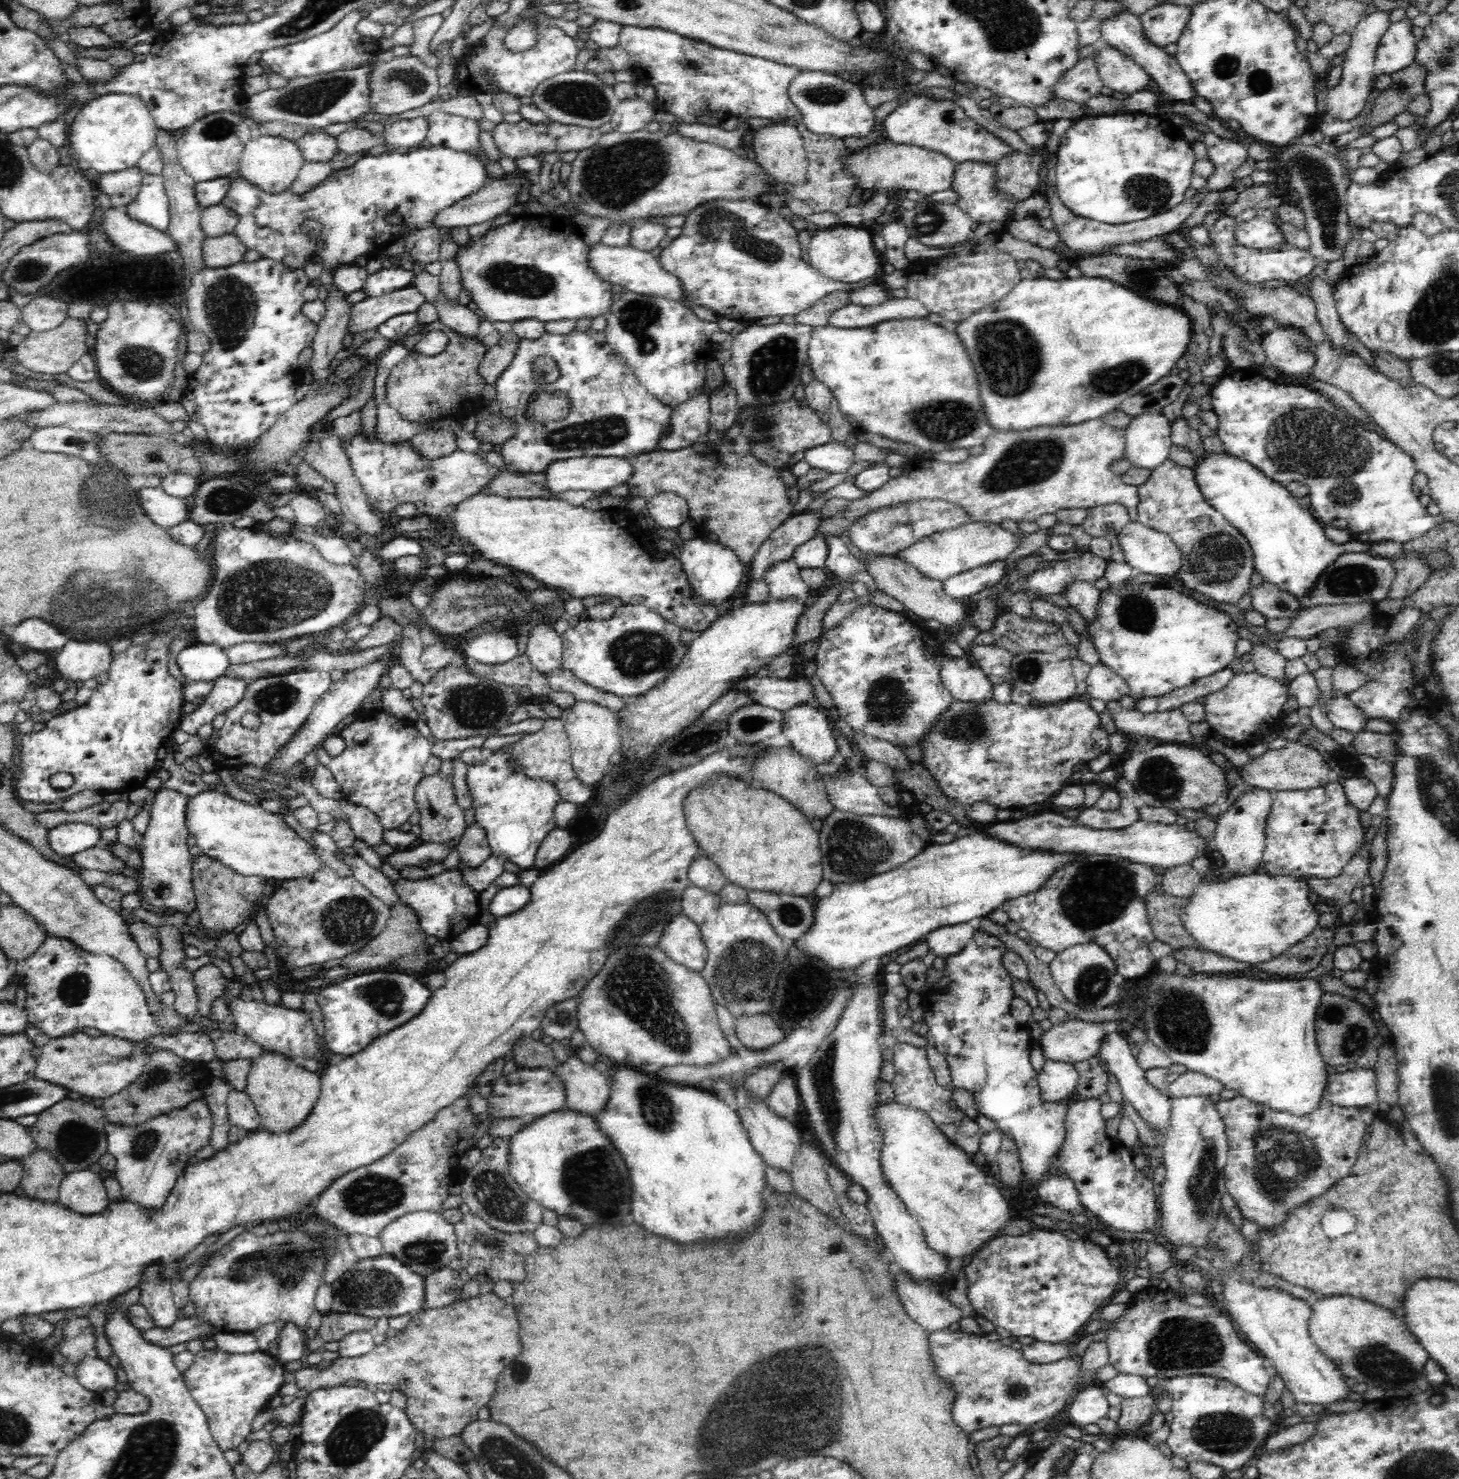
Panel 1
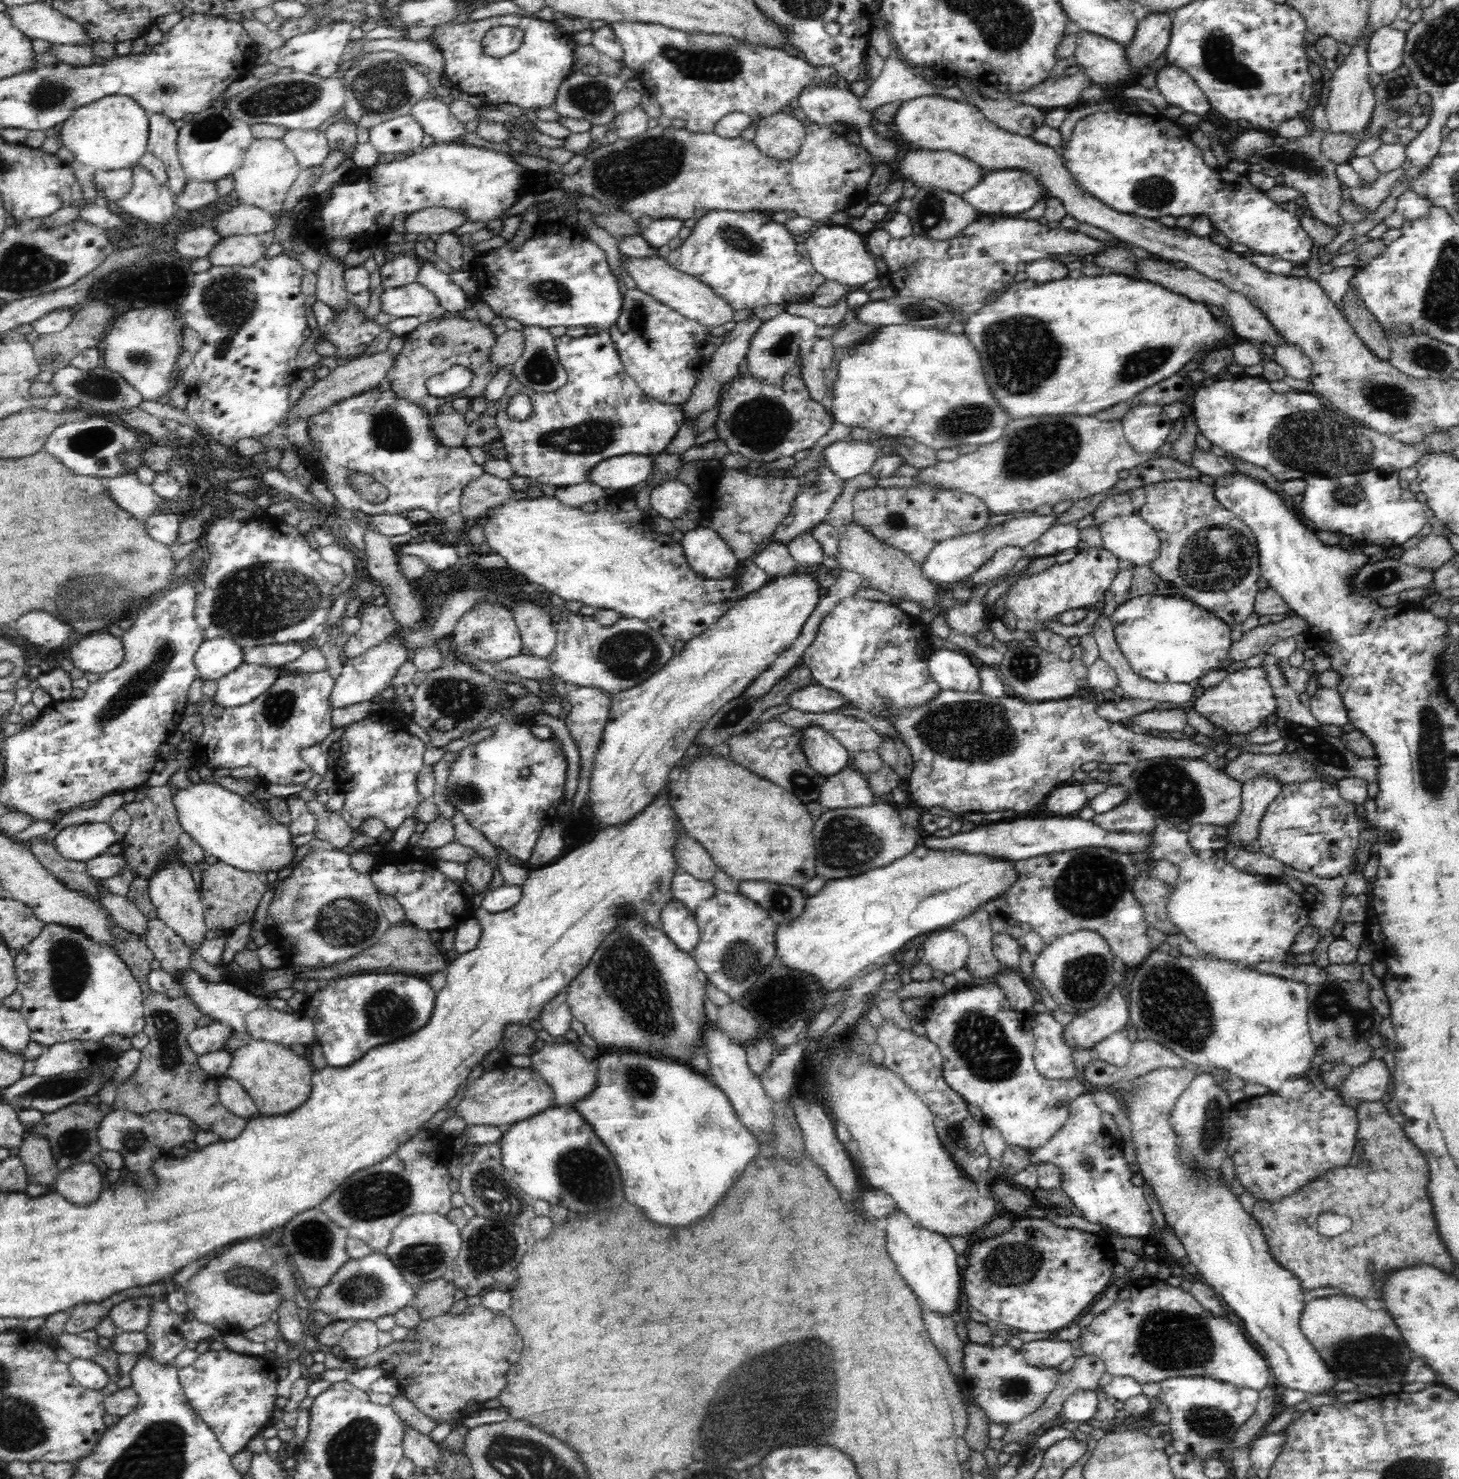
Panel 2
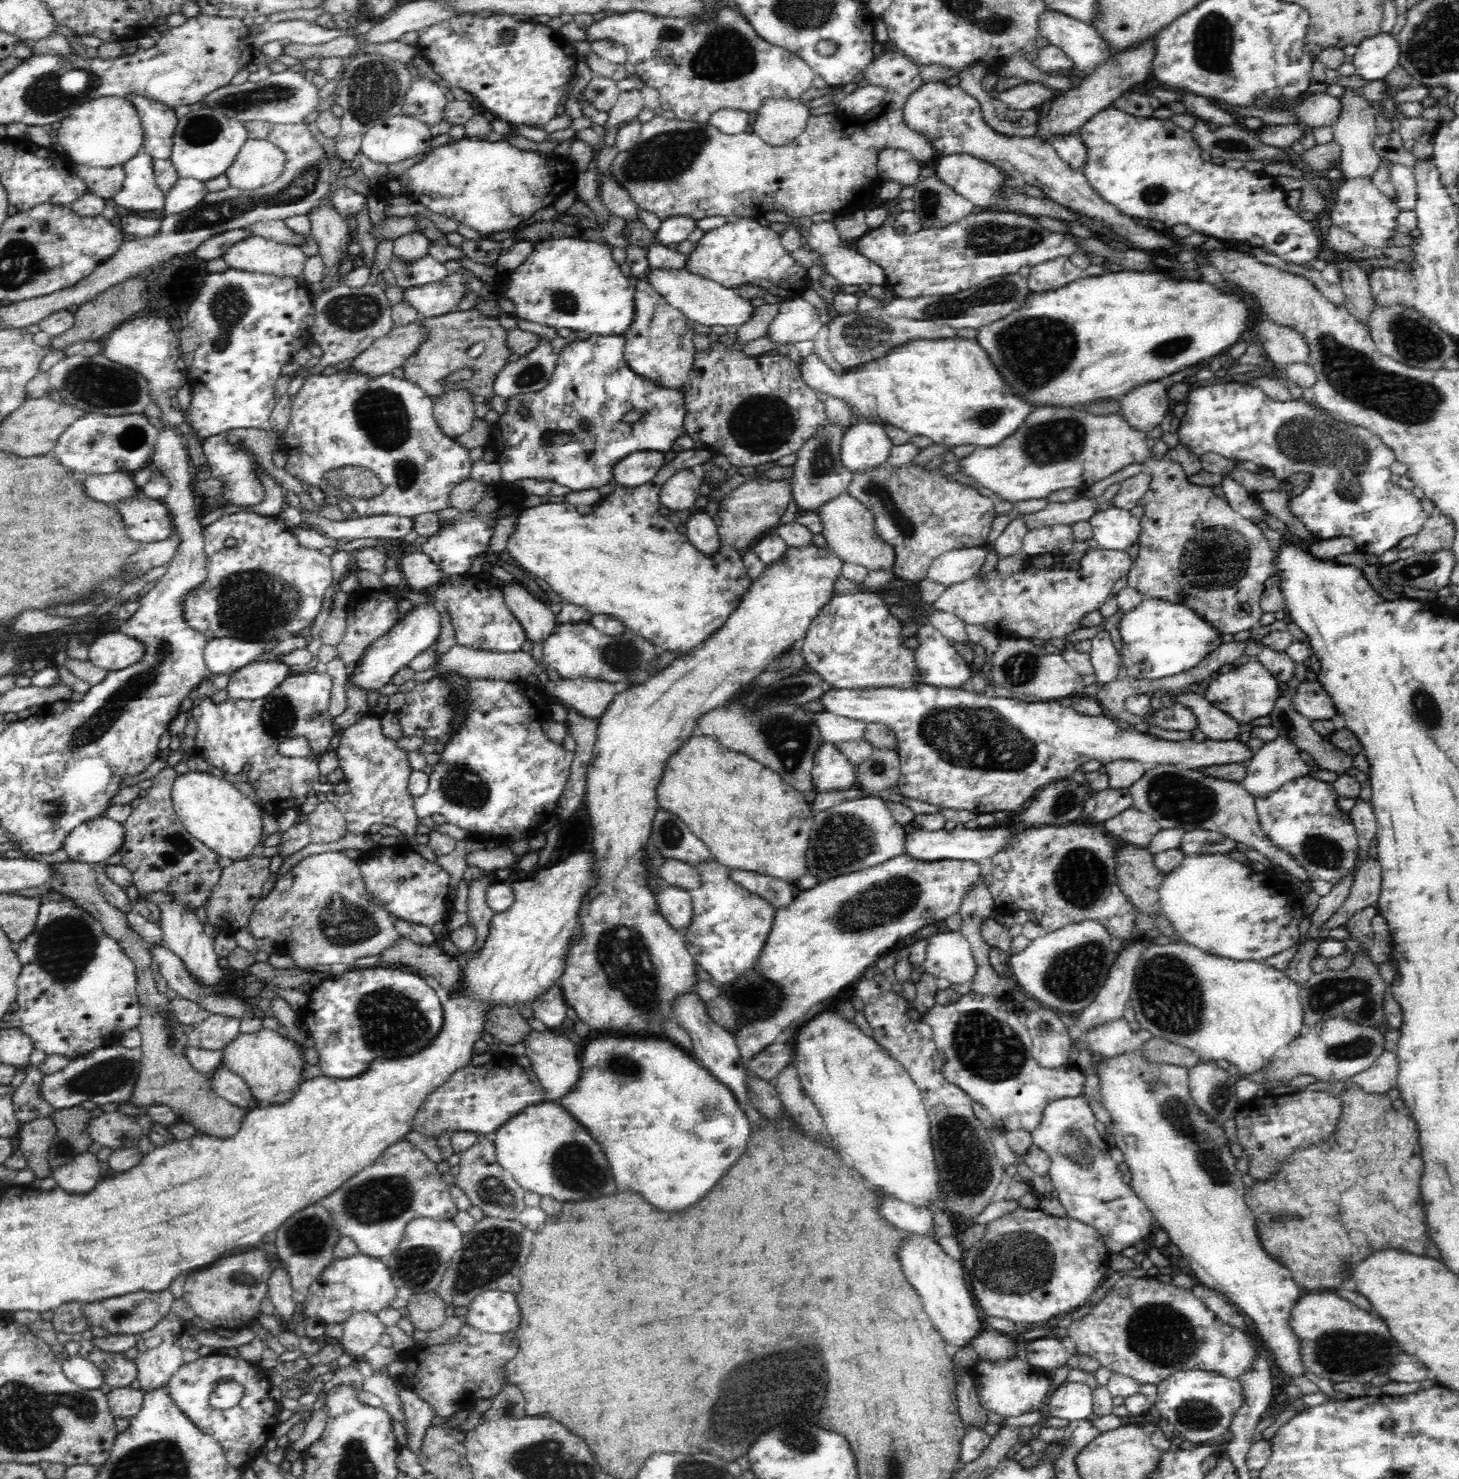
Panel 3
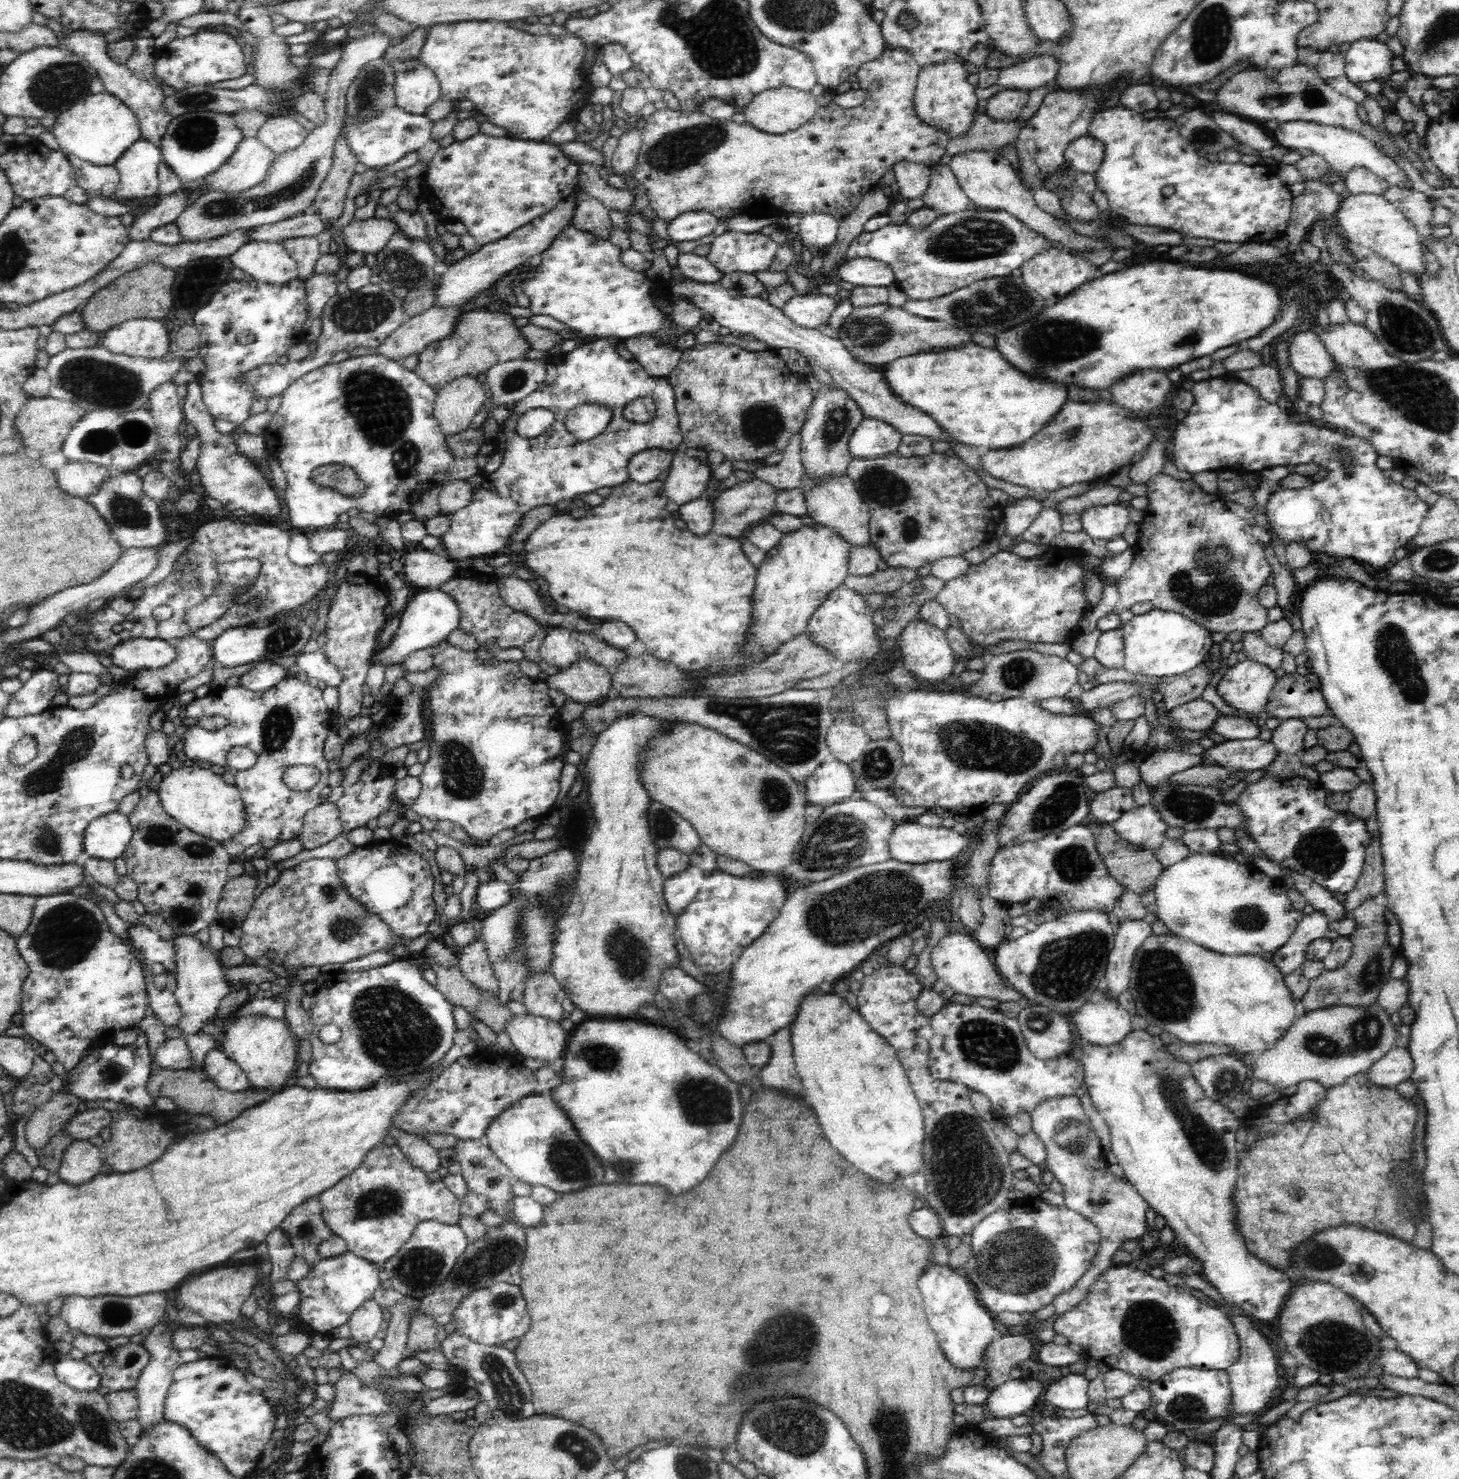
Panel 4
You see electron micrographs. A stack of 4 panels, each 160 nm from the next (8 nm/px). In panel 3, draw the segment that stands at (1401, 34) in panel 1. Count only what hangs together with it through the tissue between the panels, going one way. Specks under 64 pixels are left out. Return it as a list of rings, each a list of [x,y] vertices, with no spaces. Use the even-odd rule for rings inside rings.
[[[1378,33],[1374,37],[1366,38],[1358,44],[1357,49],[1351,64],[1356,68],[1355,74],[1366,81],[1383,80],[1396,66],[1399,66],[1401,47],[1396,36],[1390,33]]]

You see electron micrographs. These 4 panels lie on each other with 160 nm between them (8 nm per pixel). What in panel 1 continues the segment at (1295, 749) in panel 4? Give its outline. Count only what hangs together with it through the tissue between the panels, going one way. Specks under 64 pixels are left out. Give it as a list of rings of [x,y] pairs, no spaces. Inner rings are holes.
[[[1254,787],[1244,792],[1233,806],[1216,818],[1217,827],[1212,838],[1212,847],[1216,848],[1224,859],[1221,871],[1229,871],[1233,876],[1256,873],[1258,864],[1263,862],[1265,826],[1272,804],[1270,790]]]

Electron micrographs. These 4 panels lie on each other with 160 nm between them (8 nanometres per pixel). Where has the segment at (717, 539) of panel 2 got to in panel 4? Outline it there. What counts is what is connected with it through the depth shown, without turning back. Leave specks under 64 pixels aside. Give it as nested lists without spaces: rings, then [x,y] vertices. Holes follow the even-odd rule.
[[[706,494],[684,502],[679,506],[680,518],[686,523],[687,530],[694,535],[709,534],[714,524],[713,503]]]

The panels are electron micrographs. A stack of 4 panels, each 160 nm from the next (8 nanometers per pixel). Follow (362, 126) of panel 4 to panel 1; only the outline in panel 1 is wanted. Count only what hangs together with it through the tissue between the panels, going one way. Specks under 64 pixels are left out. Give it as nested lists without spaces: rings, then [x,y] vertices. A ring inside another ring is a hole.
[[[412,118],[400,120],[394,124],[387,124],[382,134],[382,142],[392,144],[396,150],[402,152],[414,149],[427,138],[427,118]]]

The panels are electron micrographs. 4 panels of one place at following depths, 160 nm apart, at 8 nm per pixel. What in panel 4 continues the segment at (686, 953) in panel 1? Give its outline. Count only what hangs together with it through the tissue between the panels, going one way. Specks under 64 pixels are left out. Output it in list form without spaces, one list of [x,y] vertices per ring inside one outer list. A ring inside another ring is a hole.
[[[688,866],[682,872],[676,872],[664,879],[663,895],[670,909],[676,917],[686,910],[701,889],[701,883],[707,875],[695,866]]]

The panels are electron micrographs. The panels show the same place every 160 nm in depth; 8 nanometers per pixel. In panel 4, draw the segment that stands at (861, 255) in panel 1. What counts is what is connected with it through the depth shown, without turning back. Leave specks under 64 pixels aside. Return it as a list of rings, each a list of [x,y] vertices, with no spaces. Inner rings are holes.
[[[818,211],[803,213],[799,220],[799,236],[809,246],[830,246],[837,238],[840,221]],[[872,258],[844,260],[837,268],[834,279],[854,286],[888,287],[895,284],[895,274],[888,264]]]

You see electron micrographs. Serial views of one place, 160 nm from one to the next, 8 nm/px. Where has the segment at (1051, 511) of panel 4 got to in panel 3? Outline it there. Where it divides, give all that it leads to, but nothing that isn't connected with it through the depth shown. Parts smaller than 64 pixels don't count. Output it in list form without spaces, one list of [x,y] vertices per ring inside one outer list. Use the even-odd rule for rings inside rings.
[[[1054,524],[1028,531],[1023,540],[1023,549],[1029,558],[1033,558],[1041,554],[1068,550],[1076,541],[1070,525]]]

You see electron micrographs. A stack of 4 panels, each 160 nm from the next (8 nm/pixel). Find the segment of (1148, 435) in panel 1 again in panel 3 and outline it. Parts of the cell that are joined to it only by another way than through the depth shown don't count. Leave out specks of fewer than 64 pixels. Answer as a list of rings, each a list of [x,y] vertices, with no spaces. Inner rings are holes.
[[[1157,379],[1154,382],[1139,383],[1118,400],[1121,406],[1119,413],[1126,422],[1148,435],[1158,429],[1166,411],[1170,410],[1171,401],[1165,383]]]

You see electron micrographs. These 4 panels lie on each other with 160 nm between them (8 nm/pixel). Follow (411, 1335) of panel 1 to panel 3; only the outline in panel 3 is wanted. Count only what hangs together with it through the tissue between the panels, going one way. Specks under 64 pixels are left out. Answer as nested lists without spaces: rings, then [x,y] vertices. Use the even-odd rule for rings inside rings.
[[[463,1323],[455,1337],[445,1343],[421,1346],[417,1338],[412,1348],[398,1355],[406,1370],[395,1379],[424,1402],[429,1402],[435,1414],[448,1418],[454,1412],[471,1408],[478,1399],[496,1396],[504,1388],[504,1367],[514,1358],[519,1346],[517,1329],[502,1334],[487,1333]]]

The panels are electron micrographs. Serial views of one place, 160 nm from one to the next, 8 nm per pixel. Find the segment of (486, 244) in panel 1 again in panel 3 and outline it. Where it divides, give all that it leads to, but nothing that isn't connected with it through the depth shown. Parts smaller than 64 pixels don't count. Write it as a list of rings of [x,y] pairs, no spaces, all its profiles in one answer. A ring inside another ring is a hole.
[[[580,235],[577,237],[564,236],[561,238],[554,238],[552,240],[540,241],[534,244],[532,252],[528,254],[526,260],[524,260],[520,266],[518,266],[510,274],[507,274],[505,277],[501,277],[499,283],[495,285],[496,292],[498,292],[498,296],[502,296],[502,298],[509,298],[512,302],[514,302],[516,307],[516,318],[521,318],[526,321],[538,323],[540,325],[555,329],[568,328],[573,332],[588,332],[588,334],[591,335],[623,335],[625,331],[630,328],[630,324],[632,324],[634,320],[635,300],[633,294],[635,291],[635,286],[637,285],[637,279],[635,276],[628,279],[628,277],[620,271],[620,264],[614,261],[611,251],[612,246],[607,242],[600,243],[597,241],[586,240]]]

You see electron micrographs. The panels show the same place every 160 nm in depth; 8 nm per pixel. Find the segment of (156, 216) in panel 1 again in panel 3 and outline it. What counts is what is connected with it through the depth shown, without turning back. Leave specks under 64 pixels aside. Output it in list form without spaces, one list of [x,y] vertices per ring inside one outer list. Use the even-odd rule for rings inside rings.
[[[144,150],[134,154],[128,162],[124,162],[125,182],[123,188],[113,196],[114,202],[118,206],[123,206],[130,210],[144,212],[163,212],[166,193],[162,191],[155,182],[155,173],[153,167],[153,157]]]

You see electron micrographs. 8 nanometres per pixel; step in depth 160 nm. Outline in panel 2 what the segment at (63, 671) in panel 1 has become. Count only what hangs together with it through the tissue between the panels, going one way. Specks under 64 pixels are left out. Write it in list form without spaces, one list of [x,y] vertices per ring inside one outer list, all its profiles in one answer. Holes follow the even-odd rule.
[[[98,632],[98,634],[90,634],[86,638],[82,638],[78,644],[74,644],[70,648],[70,660],[74,665],[74,669],[78,669],[81,674],[93,673],[104,674],[111,672],[114,668],[120,666],[120,662],[124,660],[125,647],[121,643],[121,639],[114,638],[108,632]]]

